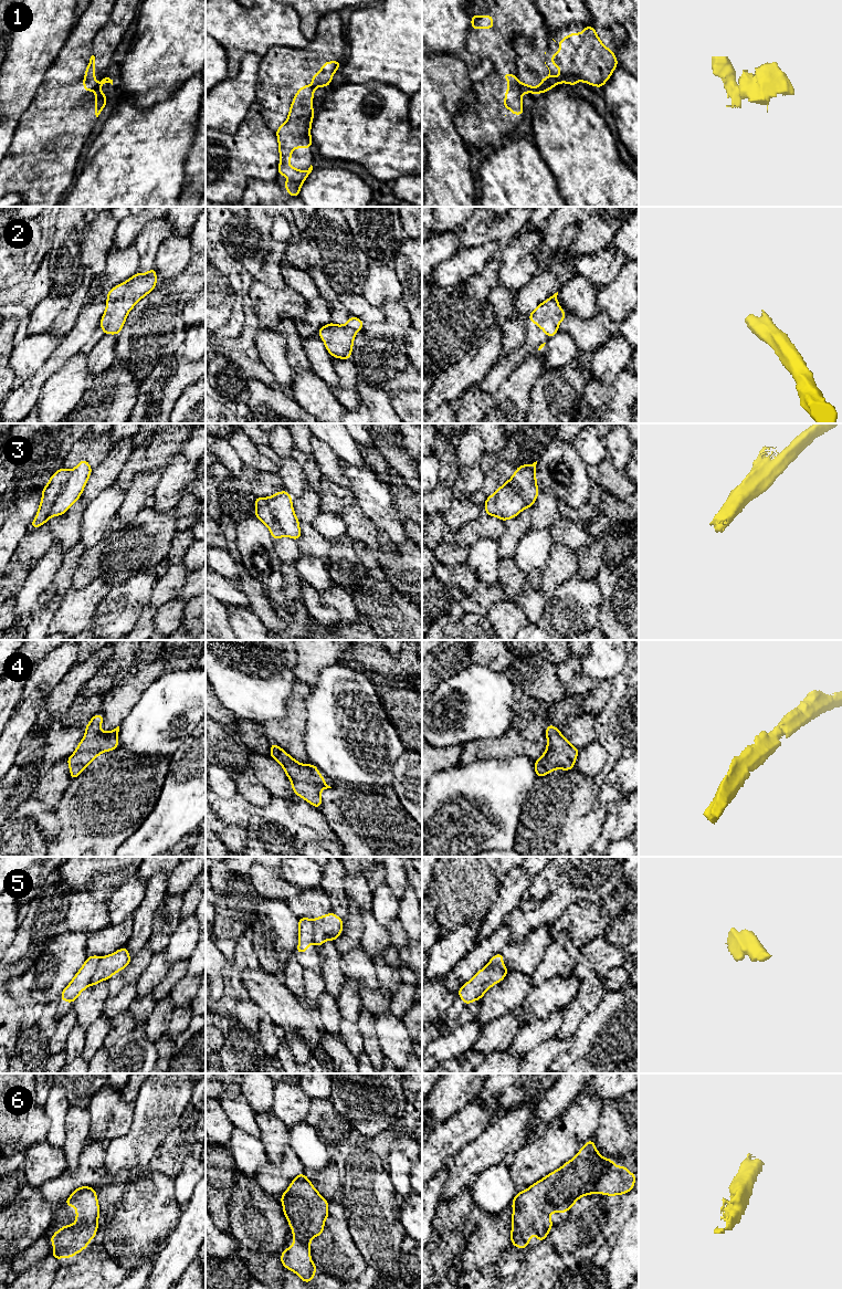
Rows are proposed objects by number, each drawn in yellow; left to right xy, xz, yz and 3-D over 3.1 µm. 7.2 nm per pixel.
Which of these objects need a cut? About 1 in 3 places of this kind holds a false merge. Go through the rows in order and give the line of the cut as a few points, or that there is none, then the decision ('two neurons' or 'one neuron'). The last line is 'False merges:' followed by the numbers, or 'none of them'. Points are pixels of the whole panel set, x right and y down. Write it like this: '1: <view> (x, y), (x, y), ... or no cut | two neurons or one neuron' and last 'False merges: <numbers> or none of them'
1: yz (517, 82), (523, 92) | two neurons
2: no cut | one neuron
3: no cut | one neuron
4: no cut | one neuron
5: xy (100, 959), (90, 984) | two neurons
6: no cut | one neuron
False merges: 1, 5

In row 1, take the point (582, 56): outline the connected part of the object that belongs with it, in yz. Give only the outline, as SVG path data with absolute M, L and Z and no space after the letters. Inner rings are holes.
M586 25L582 33L572 33L572 32L571 32L569 35L565 36L564 39L560 39L560 42L557 43L557 44L560 45L559 52L558 52L557 54L551 54L551 64L552 64L554 66L558 66L558 67L559 67L560 74L559 74L558 76L552 77L552 76L550 75L550 70L549 70L549 67L546 65L546 66L548 67L548 70L549 70L549 74L548 74L547 77L545 77L545 78L543 78L543 80L540 81L538 87L530 86L530 85L528 85L528 84L518 82L518 85L519 85L519 87L522 88L523 93L533 93L533 94L535 94L535 95L536 95L536 94L540 94L540 93L546 93L547 91L549 91L550 88L552 88L554 86L556 86L558 83L569 83L569 84L573 87L573 86L576 86L576 83L577 83L578 81L582 81L582 82L587 83L587 84L590 84L590 85L592 85L592 86L598 86L598 87L600 87L600 88L602 90L603 84L610 78L612 72L615 70L615 67L617 67L617 65L618 65L618 60L617 60L614 53L613 53L611 50L609 50L609 49L601 42L601 40L598 38L597 32L596 32L596 30L594 30L593 27ZM552 39L552 40L554 40L554 39ZM554 40L554 41L555 41L555 40ZM555 41L555 42L556 42L556 41ZM556 42L556 43L557 43L557 42Z

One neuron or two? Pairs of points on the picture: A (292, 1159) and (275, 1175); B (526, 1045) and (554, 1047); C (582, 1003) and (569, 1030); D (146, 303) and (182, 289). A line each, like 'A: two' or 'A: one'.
A: one
B: two
C: one
D: one

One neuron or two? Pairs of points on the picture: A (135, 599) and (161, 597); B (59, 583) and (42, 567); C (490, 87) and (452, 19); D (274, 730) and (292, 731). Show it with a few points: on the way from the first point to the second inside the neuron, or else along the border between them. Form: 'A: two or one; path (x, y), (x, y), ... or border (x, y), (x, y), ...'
A: two; border (158, 578), (148, 604)
B: two; border (63, 554), (61, 565), (50, 584)
C: two; border (470, 54), (492, 66), (475, 83)
D: one; path (279, 731), (287, 731)

